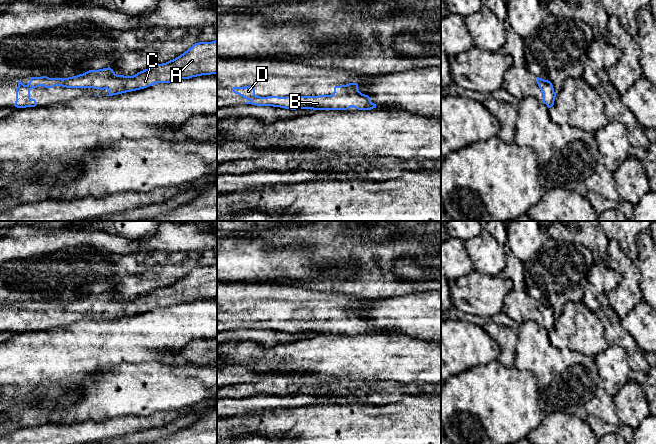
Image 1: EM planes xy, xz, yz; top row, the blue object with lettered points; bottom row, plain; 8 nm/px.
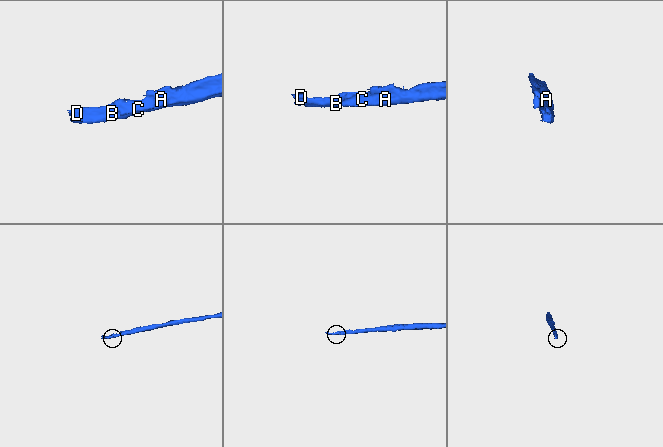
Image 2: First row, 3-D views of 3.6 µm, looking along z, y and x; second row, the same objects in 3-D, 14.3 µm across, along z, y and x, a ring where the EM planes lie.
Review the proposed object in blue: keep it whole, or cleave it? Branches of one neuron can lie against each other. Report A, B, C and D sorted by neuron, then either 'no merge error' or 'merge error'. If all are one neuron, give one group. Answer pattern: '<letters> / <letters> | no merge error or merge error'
A B C D | no merge error

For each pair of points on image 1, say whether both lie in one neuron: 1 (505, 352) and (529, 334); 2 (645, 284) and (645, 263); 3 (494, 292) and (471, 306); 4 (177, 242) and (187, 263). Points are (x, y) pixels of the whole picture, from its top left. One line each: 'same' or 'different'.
1: different
2: same
3: same
4: different

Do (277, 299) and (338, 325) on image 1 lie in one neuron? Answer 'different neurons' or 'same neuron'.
same neuron

